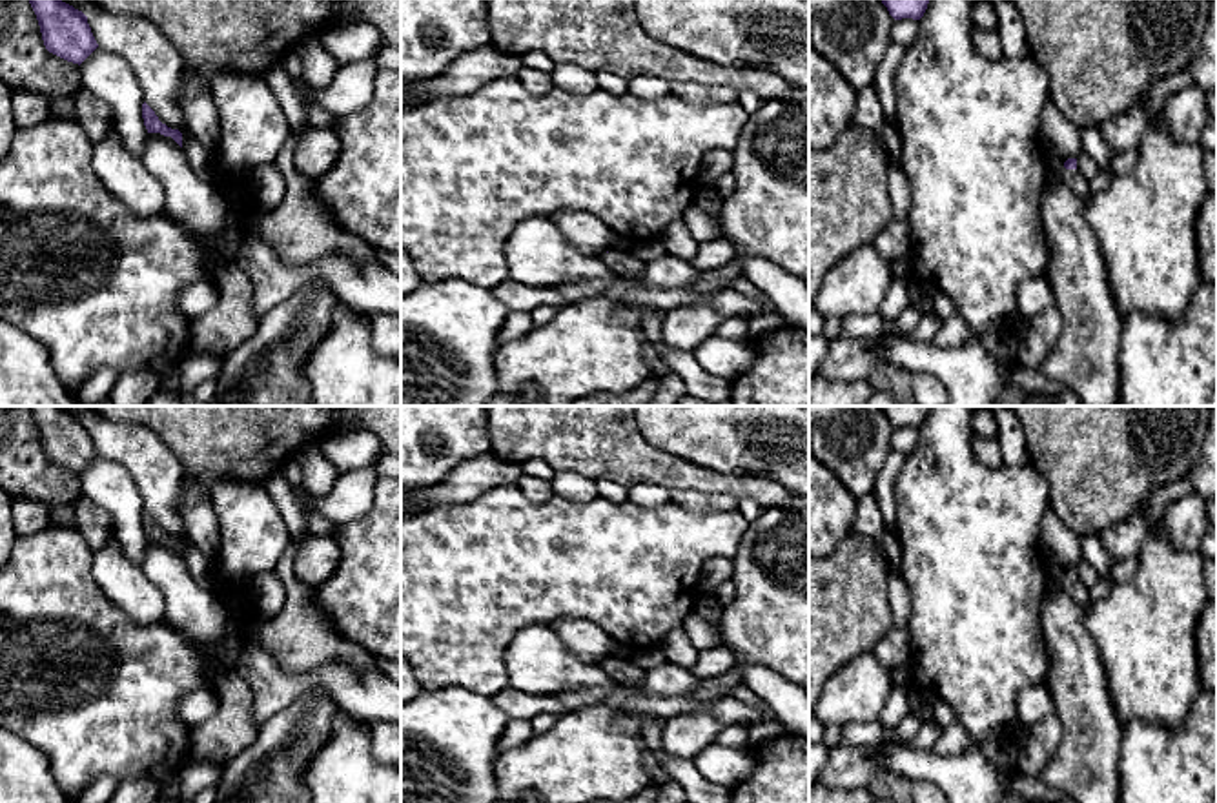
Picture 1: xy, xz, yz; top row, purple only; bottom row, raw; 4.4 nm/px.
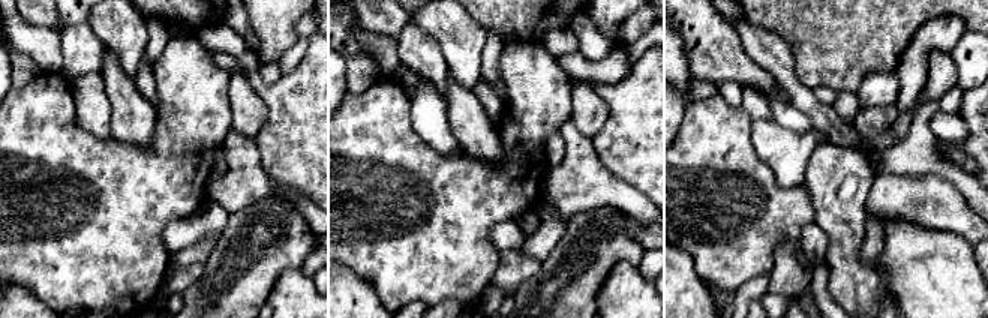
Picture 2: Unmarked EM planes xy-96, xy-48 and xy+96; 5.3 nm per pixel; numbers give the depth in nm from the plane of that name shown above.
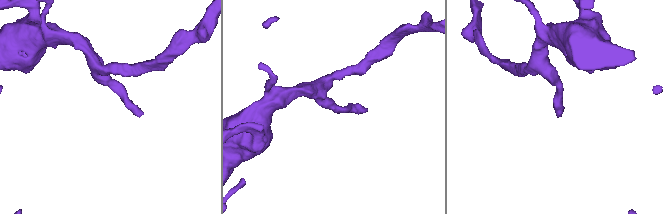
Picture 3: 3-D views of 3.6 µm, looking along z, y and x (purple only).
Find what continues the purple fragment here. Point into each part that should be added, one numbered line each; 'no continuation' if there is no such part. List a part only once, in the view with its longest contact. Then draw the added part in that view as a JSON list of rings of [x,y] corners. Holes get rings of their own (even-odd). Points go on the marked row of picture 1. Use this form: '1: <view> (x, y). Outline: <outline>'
1: yz (1073, 179). Outline: [[[1062,169],[1060,178],[1064,186],[1068,186],[1075,195],[1079,195],[1086,204],[1093,197],[1093,191],[1089,188],[1089,180],[1082,177],[1079,169]]]

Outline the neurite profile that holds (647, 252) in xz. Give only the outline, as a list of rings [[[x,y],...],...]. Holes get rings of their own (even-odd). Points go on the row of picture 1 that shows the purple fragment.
[[[650,239],[641,242],[632,242],[629,248],[643,264],[650,264],[654,260],[660,260],[667,255],[667,249],[661,242],[661,239]]]

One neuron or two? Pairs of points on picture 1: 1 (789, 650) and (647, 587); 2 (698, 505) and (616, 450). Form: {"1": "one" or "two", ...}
{"1": "two", "2": "two"}

